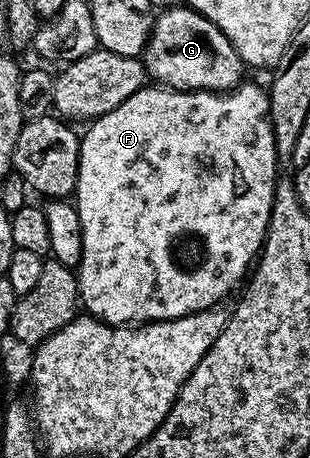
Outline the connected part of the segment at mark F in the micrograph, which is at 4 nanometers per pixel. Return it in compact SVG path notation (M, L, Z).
M157 84L149 85L135 94L127 93L124 104L93 119L87 125L90 127L87 128L86 135L83 133L80 138L82 147L78 153L78 183L72 195L78 207L82 229L82 258L76 267L78 296L81 309L89 317L101 318L112 326L166 322L170 318L199 314L201 310L217 307L221 303L218 301L228 297L230 290L237 291L240 283L247 277L252 263L259 257L266 240L266 225L270 223L270 209L274 203L274 184L280 174L270 123L270 100L263 87L261 90L258 86L243 84L229 92L211 92L167 90Z

